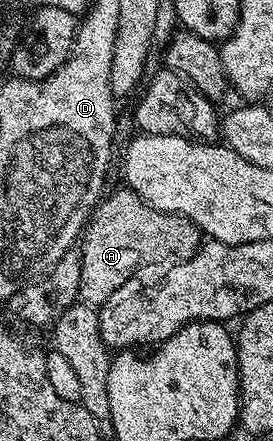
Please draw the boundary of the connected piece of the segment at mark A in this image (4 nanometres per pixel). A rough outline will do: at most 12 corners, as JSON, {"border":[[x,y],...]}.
{"border":[[135,191],[107,194],[80,235],[81,302],[141,267],[192,258],[204,236]]}

